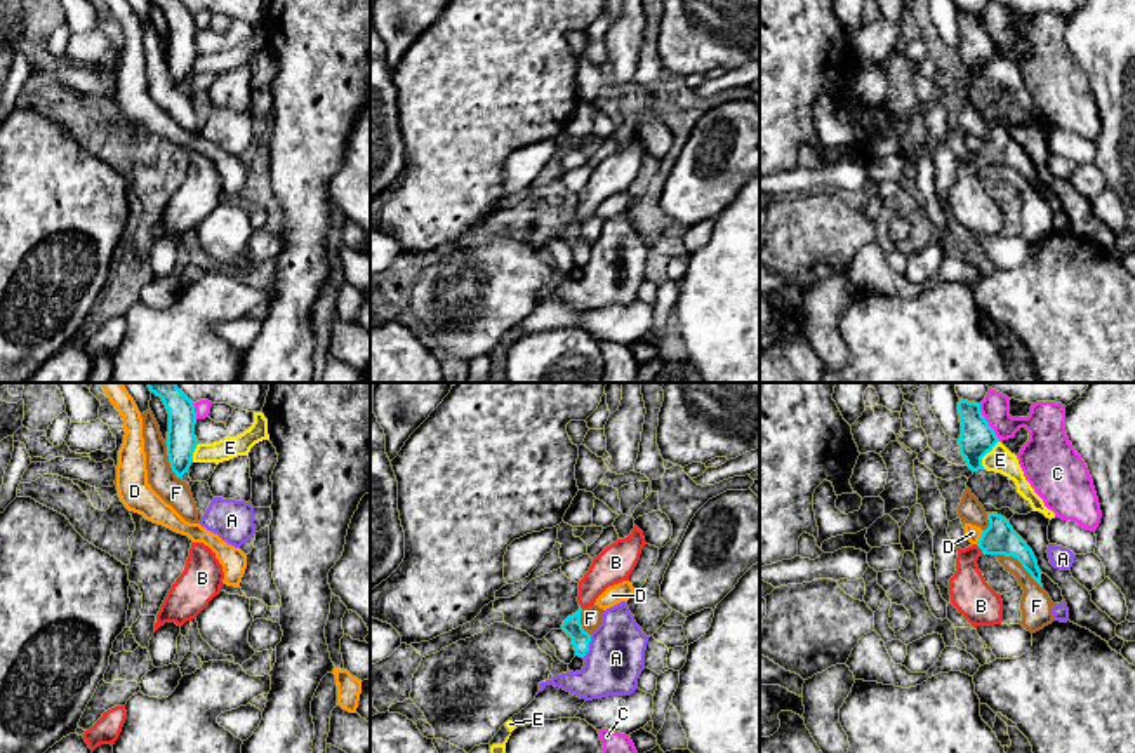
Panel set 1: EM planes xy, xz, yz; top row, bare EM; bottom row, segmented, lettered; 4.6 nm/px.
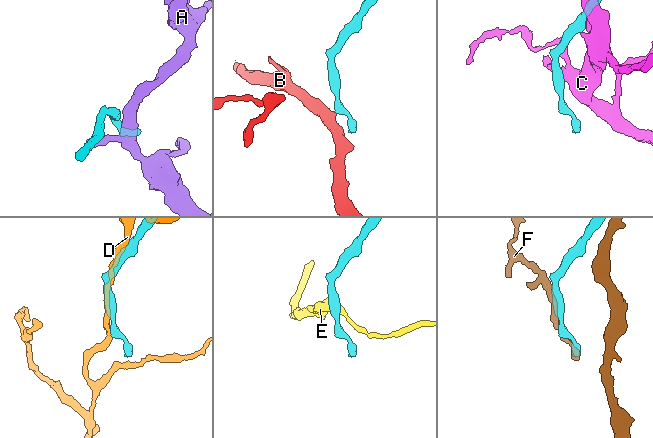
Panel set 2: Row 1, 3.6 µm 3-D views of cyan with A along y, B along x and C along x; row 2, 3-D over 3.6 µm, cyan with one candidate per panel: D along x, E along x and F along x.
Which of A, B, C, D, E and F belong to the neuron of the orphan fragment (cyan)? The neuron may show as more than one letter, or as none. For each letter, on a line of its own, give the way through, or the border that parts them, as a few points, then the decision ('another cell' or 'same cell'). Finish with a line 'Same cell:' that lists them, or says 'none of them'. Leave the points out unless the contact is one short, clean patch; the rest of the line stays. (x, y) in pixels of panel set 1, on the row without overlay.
A: another cell
B: runs through yz (1000, 148), (979, 157), (969, 167), (970, 204); same cell
C: another cell
D: border along yz (982, 141), (975, 153); another cell
E: border along yz (998, 51), (982, 68), (982, 79); another cell
F: another cell
Same cell: B

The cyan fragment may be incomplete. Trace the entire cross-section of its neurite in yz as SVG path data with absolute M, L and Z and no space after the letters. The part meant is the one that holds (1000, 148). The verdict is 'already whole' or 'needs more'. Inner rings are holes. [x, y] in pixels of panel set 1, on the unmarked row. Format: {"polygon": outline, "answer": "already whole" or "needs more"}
{"polygon": "M987 123L989 137L982 141L977 155L958 160L956 183L949 190L951 214L973 237L994 237L1003 230L1003 210L984 190L977 170L986 165L1005 165L1017 169L1031 188L1041 195L1038 170L1027 153L1013 141L1010 132Z", "answer": "needs more"}

